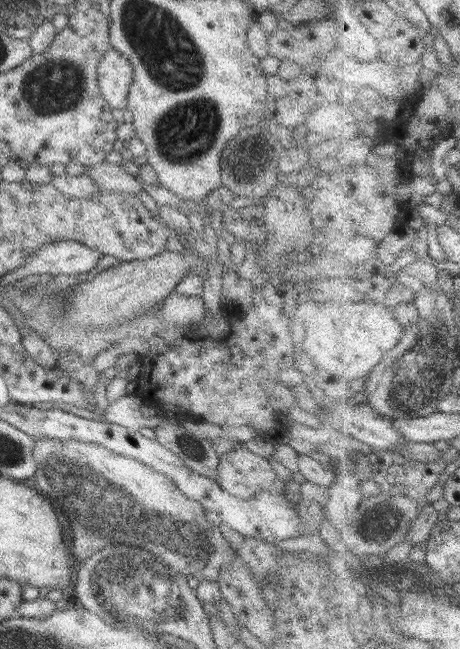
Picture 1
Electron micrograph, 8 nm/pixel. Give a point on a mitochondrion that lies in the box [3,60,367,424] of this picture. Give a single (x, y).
(49, 89)

